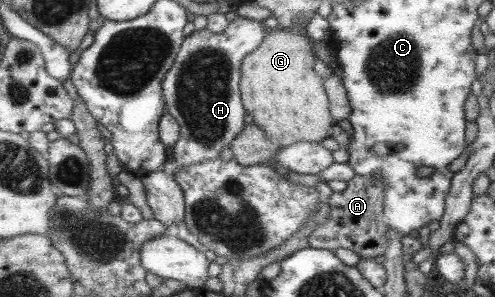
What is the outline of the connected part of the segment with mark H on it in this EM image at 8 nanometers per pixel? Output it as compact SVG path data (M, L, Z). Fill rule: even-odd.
M238 16L228 21L227 27L221 33L211 33L203 28L199 31L193 30L184 37L173 63L161 82L164 112L171 115L179 126L180 136L177 141L173 142L171 149L173 166L185 167L185 165L193 165L197 161L209 161L213 157L219 157L219 151L225 145L229 145L233 137L246 125L243 122L246 112L242 106L238 88L240 63L248 53L257 48L266 31L267 28L263 22Z

